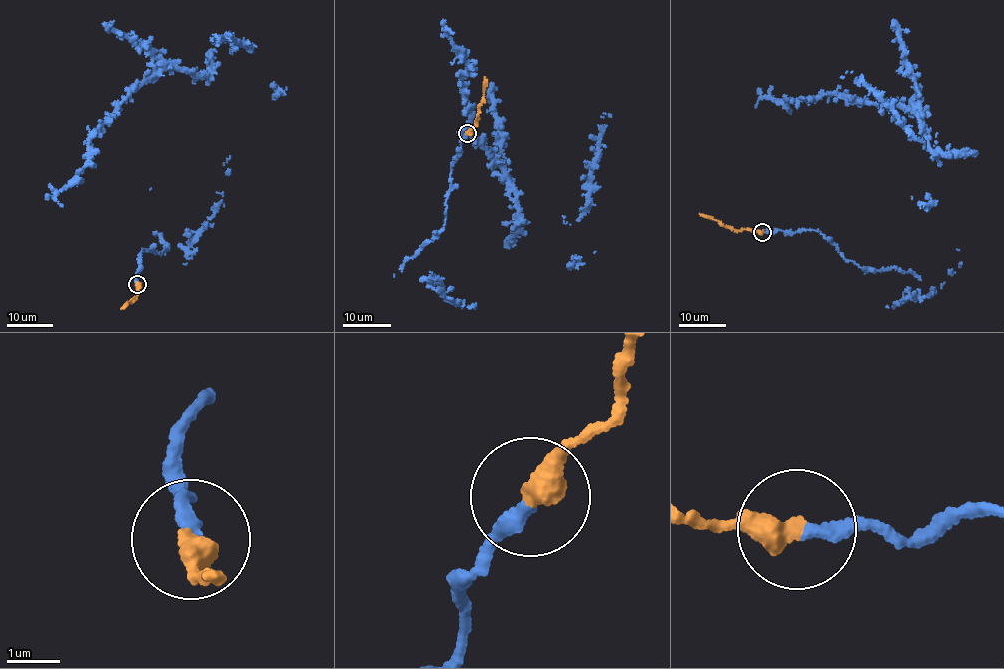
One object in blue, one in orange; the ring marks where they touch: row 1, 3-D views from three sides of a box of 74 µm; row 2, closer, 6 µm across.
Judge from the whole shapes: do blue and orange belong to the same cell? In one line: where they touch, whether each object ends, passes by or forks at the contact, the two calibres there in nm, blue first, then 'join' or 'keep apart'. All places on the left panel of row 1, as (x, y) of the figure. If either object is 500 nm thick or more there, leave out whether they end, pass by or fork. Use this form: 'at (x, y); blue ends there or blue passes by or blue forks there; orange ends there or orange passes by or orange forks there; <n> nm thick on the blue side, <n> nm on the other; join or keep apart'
at (137, 284); blue ends there; orange ends there; 240 nm thick on the blue side, 440 nm on the other; join

